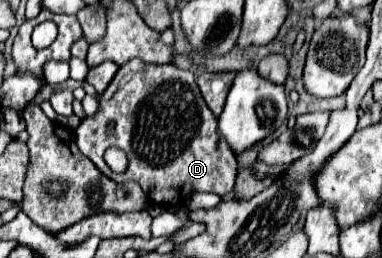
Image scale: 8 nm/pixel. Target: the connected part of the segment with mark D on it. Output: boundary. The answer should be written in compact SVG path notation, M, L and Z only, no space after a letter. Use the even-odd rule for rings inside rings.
M142 63L142 67L136 73L124 73L124 65L122 65L114 77L122 77L122 79L114 79L112 85L108 87L118 87L118 89L112 95L110 91L104 91L100 95L98 111L94 115L84 117L76 129L78 149L86 157L90 157L104 175L112 177L118 183L136 181L148 197L164 197L164 203L166 205L170 203L170 207L176 205L178 201L184 203L194 191L210 191L224 197L234 189L234 181L238 173L236 155L230 153L230 149L226 149L222 141L218 141L216 117L206 107L198 91L194 73L184 71L174 63L162 63L162 65ZM108 121L116 123L116 131L112 135L104 133ZM108 147L118 147L128 155L128 169L124 173L114 173L104 163L104 151Z

